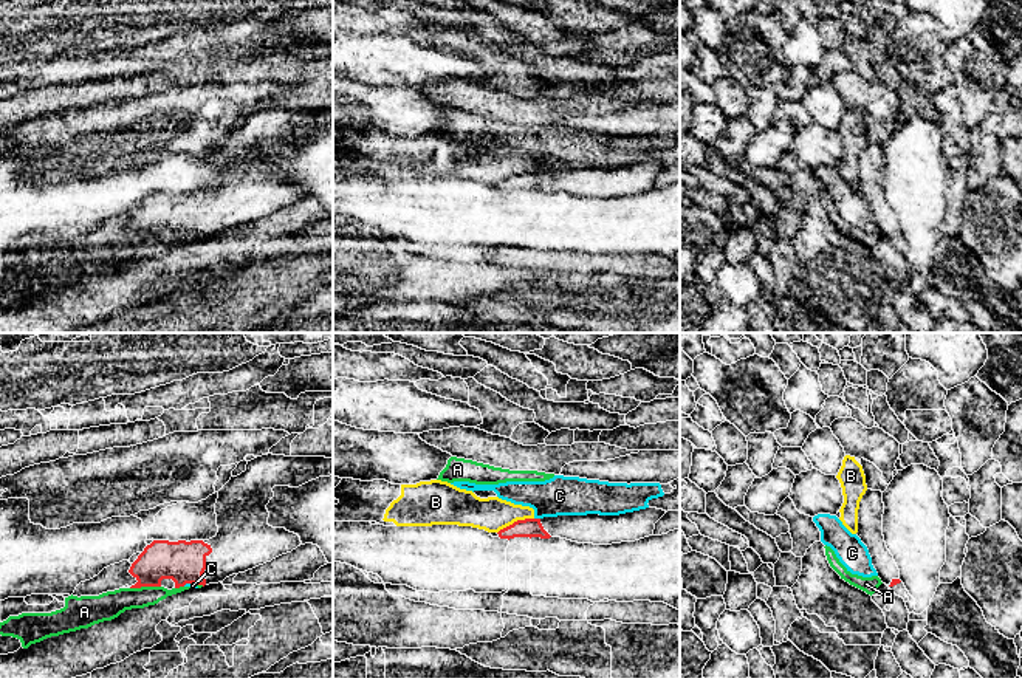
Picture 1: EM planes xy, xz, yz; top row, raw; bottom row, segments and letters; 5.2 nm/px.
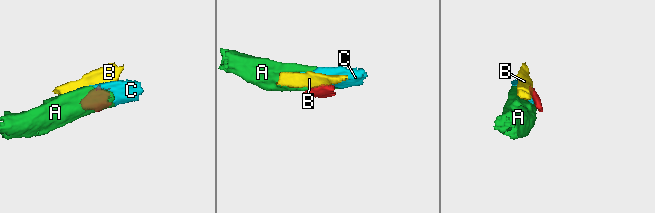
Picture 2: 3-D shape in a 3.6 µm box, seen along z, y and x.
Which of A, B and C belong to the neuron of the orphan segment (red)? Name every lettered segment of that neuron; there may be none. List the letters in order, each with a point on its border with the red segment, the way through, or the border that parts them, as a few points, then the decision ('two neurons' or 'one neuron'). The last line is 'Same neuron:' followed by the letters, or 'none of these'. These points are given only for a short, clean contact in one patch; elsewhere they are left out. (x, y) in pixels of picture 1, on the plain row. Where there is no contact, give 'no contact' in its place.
A: contact xy (144, 239); border xy (160, 239), (130, 242); two neurons
B: contact xz (514, 175); border xz (533, 171), (514, 174), (497, 186); two neurons
C: contact xz (538, 172); border xz (535, 171), (539, 172); two neurons
Same neuron: none of these

